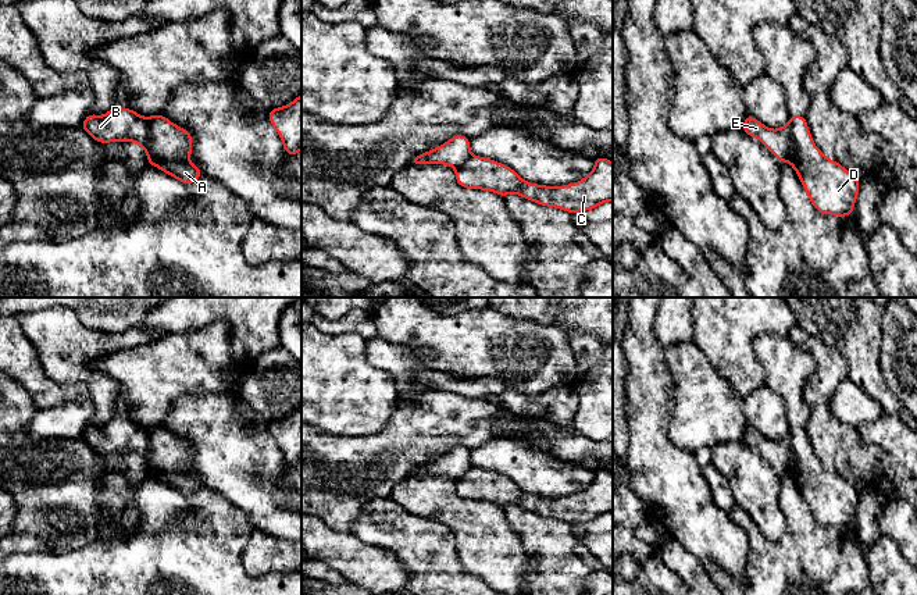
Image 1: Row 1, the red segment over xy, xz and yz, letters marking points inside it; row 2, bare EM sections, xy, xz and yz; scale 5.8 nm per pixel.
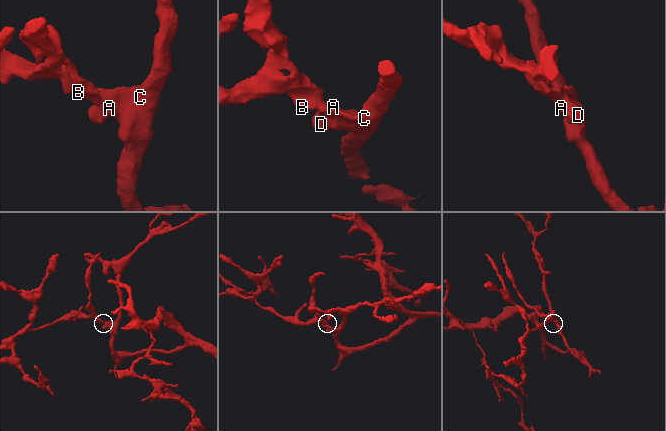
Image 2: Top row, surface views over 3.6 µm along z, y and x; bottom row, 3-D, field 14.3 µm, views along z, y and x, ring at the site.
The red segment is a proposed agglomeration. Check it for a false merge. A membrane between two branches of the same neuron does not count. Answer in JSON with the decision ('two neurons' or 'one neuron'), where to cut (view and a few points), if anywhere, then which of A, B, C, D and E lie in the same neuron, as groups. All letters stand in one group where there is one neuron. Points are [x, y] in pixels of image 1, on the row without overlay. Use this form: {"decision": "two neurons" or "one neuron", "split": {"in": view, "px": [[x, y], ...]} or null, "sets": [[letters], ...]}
{"decision": "two neurons", "split": {"in": "xy", "px": [[145, 430], [149, 438], [147, 466]]}, "sets": [["A", "C", "D"], ["B", "E"]]}

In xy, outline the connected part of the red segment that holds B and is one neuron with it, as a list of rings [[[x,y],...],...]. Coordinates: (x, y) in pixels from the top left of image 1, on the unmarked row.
[[[113,420],[100,428],[90,424],[81,439],[96,453],[136,453],[149,466],[150,448],[147,431],[132,420]]]

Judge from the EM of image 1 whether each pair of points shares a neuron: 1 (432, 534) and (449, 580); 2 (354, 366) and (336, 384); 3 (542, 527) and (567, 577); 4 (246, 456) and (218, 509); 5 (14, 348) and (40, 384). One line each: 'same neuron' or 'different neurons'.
1: same neuron
2: same neuron
3: same neuron
4: different neurons
5: same neuron

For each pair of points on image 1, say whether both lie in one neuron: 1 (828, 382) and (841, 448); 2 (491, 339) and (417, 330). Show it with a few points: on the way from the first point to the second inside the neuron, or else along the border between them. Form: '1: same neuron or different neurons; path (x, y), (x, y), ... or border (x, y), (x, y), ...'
1: same neuron; path (821, 399), (821, 426), (824, 431)
2: same neuron; path (473, 339), (450, 339), (435, 332)

